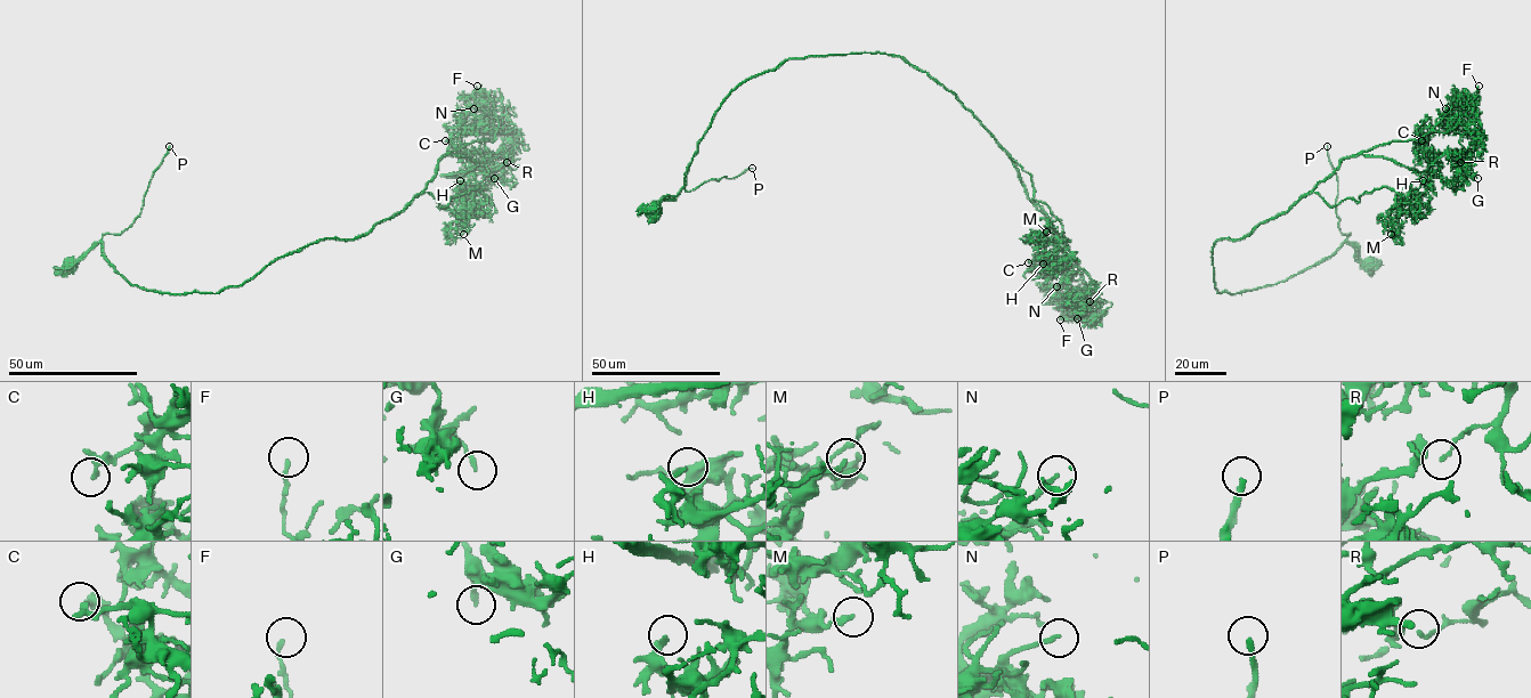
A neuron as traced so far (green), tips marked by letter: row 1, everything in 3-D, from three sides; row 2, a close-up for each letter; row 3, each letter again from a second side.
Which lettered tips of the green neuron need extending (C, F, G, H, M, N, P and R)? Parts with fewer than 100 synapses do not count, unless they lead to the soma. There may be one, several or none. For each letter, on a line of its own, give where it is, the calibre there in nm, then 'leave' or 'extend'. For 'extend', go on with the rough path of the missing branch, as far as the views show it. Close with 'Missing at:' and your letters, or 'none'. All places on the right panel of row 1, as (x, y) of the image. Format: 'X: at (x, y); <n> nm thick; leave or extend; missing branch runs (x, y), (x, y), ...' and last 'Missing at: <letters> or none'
C: at (1422, 140); 180 nm thick; leave
F: at (1479, 86); 140 nm thick; leave
G: at (1477, 178); 170 nm thick; leave
H: at (1423, 180); 180 nm thick; leave
M: at (1391, 234); 200 nm thick; leave
N: at (1446, 108); 150 nm thick; extend; missing branch runs (1446, 108), (1439, 105), (1441, 97), (1453, 91)
P: at (1327, 146); 190 nm thick; extend; missing branch runs (1327, 146), (1335, 129), (1326, 102), (1337, 100), (1374, 115), (1376, 110), (1372, 106), (1371, 131), (1361, 144)
R: at (1460, 162); 130 nm thick; leave
Missing at: N, P

